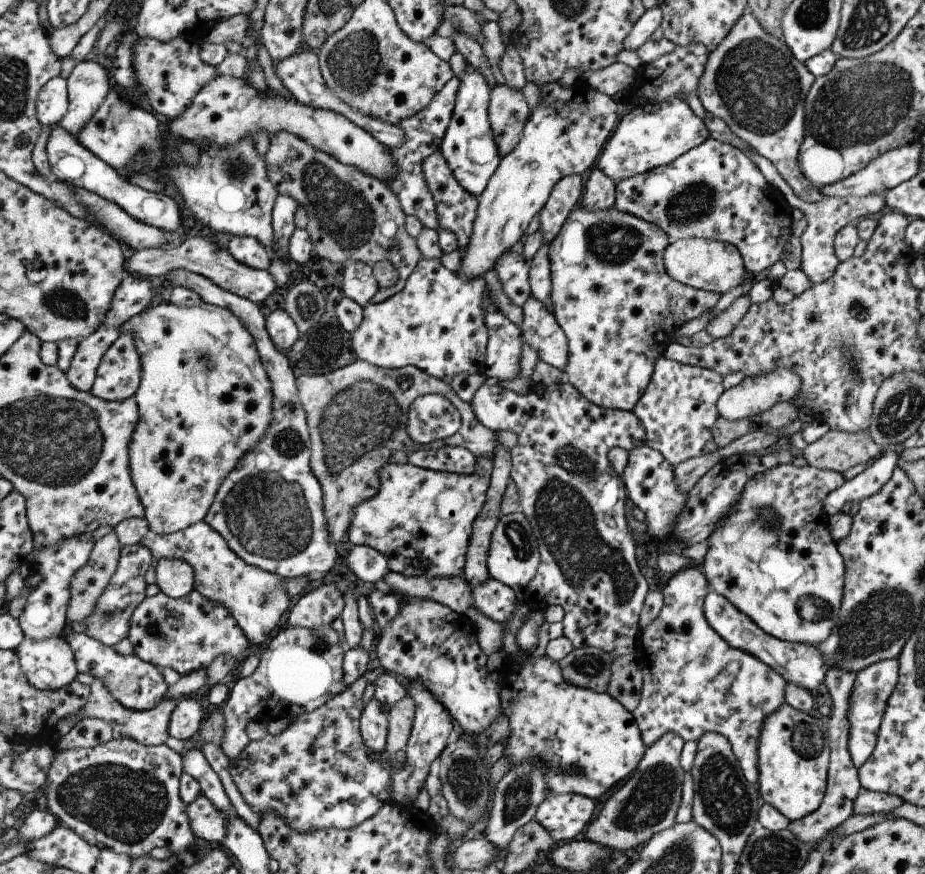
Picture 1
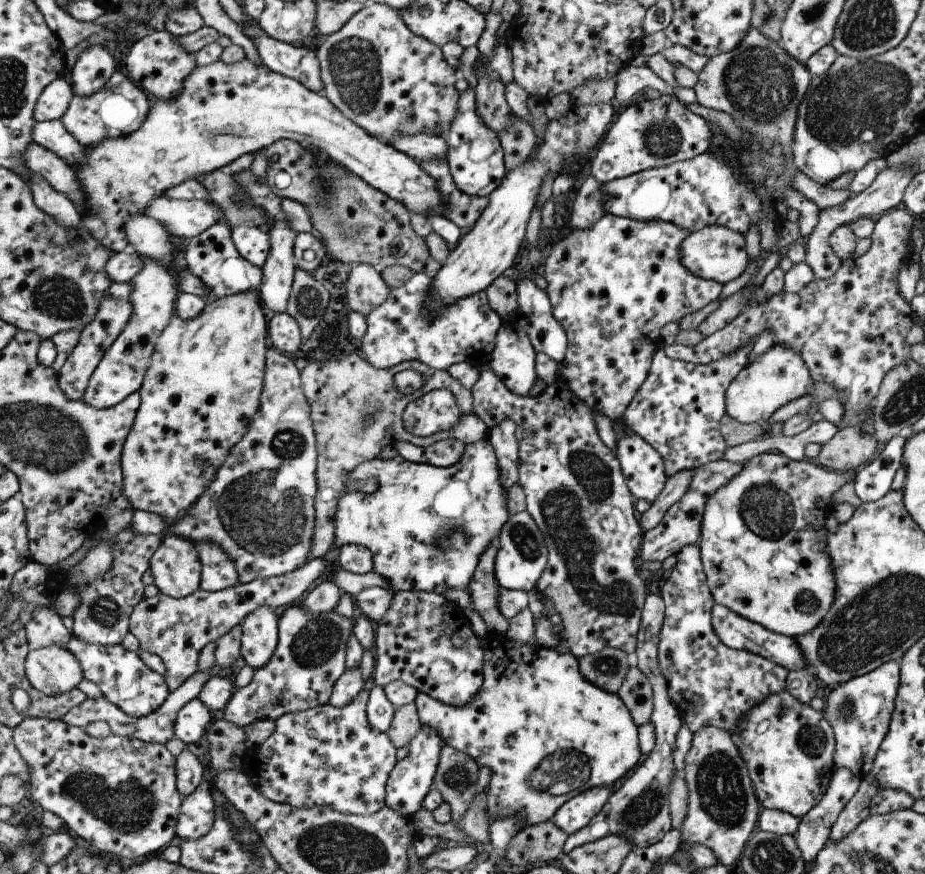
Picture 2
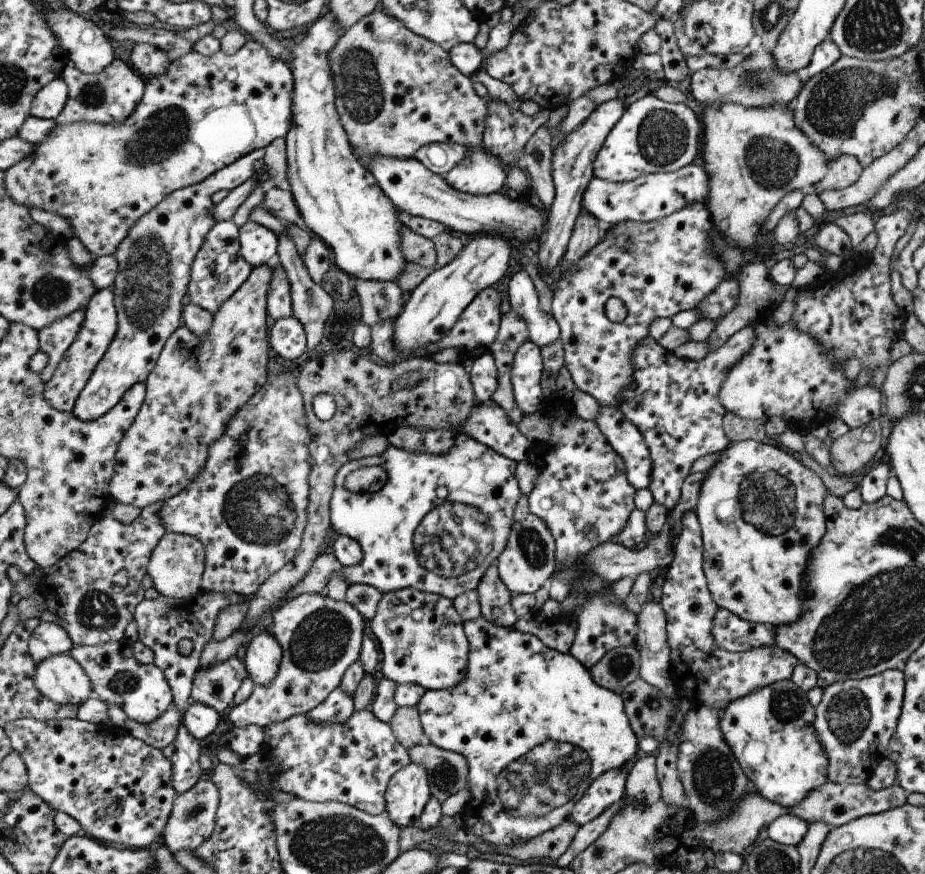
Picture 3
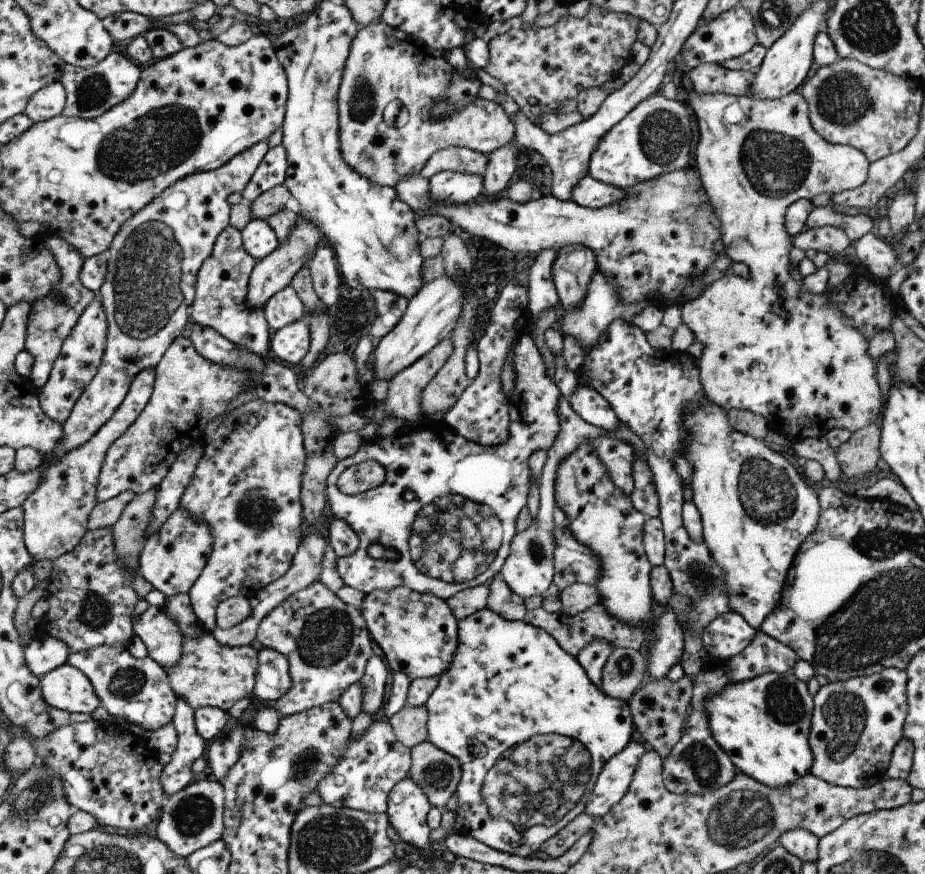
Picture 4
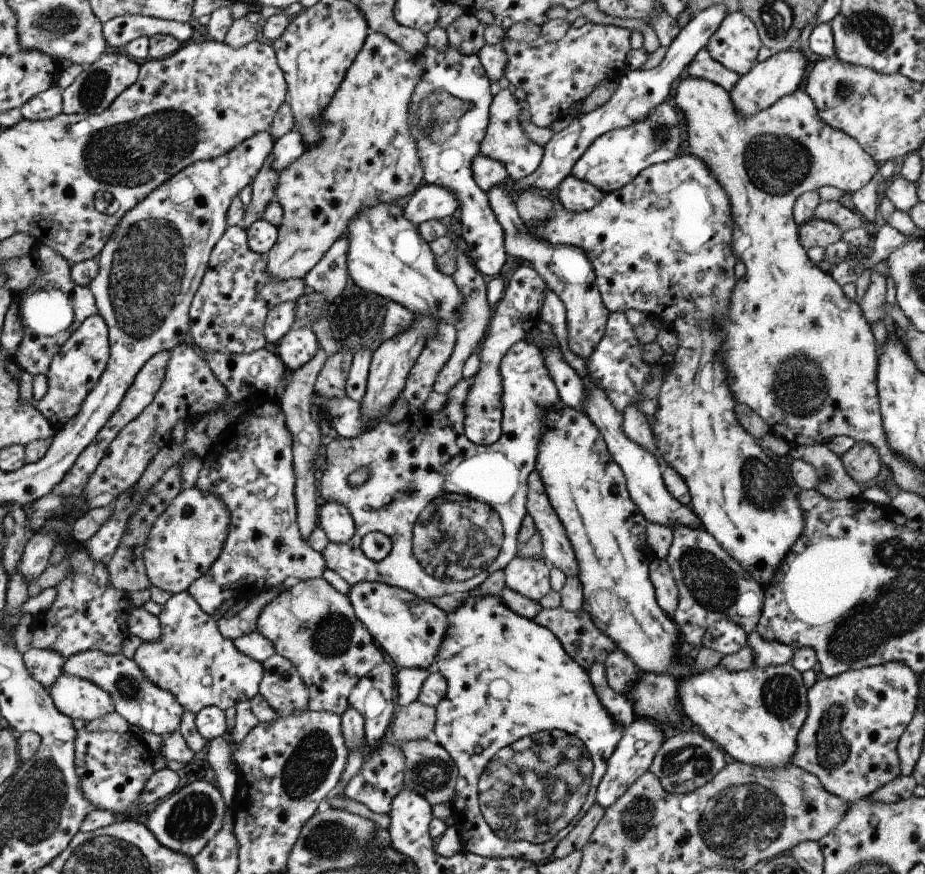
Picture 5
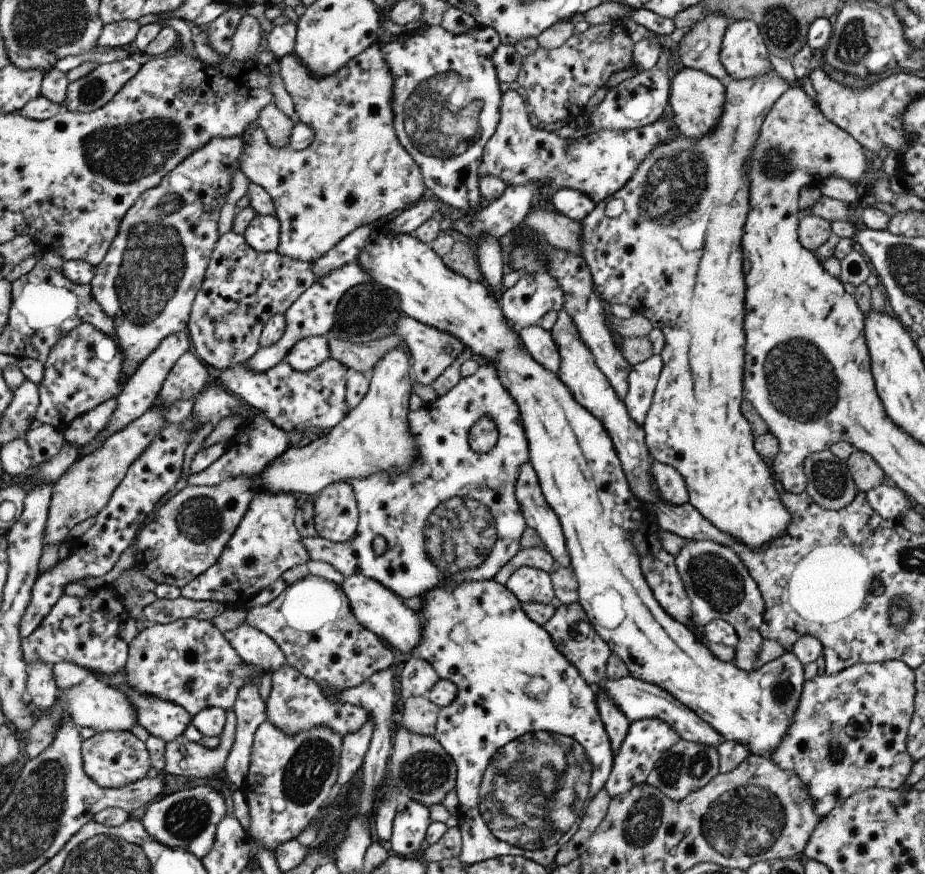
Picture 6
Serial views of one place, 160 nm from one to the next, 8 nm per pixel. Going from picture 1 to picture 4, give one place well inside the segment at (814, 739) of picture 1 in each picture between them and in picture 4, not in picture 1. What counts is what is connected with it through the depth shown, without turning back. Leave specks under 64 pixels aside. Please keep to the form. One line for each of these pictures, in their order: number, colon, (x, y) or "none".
2: (787, 747)
3: (769, 731)
4: (762, 723)

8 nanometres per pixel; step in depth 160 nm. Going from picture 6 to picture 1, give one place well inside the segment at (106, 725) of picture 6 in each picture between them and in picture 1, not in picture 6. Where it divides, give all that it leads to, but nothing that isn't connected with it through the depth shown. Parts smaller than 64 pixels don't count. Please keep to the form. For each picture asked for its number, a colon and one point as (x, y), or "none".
1: (49, 664)
2: (54, 670)
3: (61, 678)
4: (67, 688)
5: (80, 699)

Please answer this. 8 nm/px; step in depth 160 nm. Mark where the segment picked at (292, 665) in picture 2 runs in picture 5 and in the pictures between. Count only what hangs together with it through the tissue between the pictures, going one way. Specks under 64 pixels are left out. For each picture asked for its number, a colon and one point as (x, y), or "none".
3: (320, 638)
4: (326, 643)
5: (313, 626)

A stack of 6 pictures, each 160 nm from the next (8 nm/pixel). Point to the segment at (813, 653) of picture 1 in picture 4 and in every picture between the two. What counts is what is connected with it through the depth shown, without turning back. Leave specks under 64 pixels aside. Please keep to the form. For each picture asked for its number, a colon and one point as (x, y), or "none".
2: (734, 631)
3: (729, 632)
4: (727, 634)

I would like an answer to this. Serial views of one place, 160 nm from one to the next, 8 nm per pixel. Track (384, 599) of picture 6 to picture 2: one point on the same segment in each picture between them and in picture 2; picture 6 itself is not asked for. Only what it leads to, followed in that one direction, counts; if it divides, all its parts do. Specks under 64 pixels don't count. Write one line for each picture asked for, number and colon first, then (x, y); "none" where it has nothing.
2: (422, 639)
3: (420, 640)
4: (415, 632)
5: (409, 630)

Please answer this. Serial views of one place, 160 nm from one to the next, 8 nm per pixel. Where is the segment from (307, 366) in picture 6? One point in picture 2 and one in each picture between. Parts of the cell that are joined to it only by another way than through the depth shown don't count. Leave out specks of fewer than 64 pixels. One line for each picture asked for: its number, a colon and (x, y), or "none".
2: (284, 332)
3: (287, 337)
4: (290, 344)
5: (296, 347)

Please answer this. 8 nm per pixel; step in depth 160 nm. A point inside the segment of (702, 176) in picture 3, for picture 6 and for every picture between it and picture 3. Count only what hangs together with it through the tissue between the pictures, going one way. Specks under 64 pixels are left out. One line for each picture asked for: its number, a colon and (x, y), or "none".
4: (589, 193)
5: (576, 195)
6: (575, 205)

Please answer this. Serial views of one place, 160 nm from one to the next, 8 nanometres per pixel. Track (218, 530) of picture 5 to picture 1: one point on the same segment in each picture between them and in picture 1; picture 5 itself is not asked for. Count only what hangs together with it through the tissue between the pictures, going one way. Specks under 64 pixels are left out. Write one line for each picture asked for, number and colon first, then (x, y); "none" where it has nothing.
1: (175, 577)
2: (176, 566)
3: (177, 565)
4: (174, 557)

